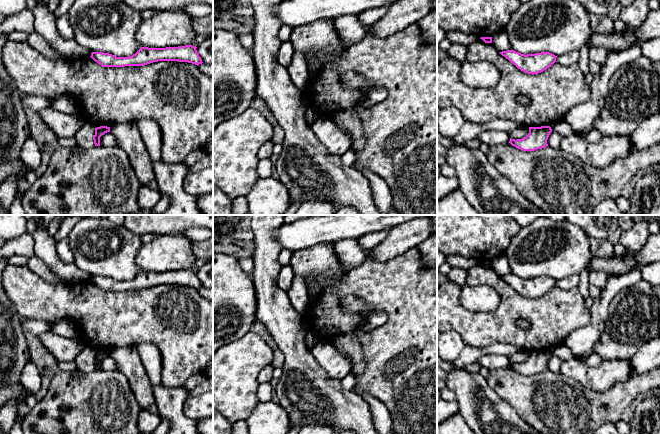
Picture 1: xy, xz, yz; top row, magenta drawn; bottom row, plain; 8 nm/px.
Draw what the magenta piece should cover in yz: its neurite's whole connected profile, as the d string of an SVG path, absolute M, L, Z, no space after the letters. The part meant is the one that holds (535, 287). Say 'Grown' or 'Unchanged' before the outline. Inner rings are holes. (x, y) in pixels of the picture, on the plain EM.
Unchanged. M511 273L499 277L513 287L518 293L532 299L543 296L549 292L556 286L557 282L557 280L549 276L525 279Z

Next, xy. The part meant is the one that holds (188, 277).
Unchanged. M192 269L166 272L141 271L128 281L116 281L103 276L92 276L90 281L103 291L143 290L158 285L188 286L198 290L203 286L196 272Z

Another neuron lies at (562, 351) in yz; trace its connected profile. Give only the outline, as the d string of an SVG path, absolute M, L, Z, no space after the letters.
M561 344L561 345L558 345L554 348L552 348L551 350L551 353L553 355L556 355L558 356L559 358L561 358L563 361L564 360L567 360L571 357L571 352L570 352L570 349L568 348L568 346L566 344Z

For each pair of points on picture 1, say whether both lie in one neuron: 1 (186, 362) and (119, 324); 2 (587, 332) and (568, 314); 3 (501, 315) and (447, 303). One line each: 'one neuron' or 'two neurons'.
1: one neuron
2: two neurons
3: one neuron

